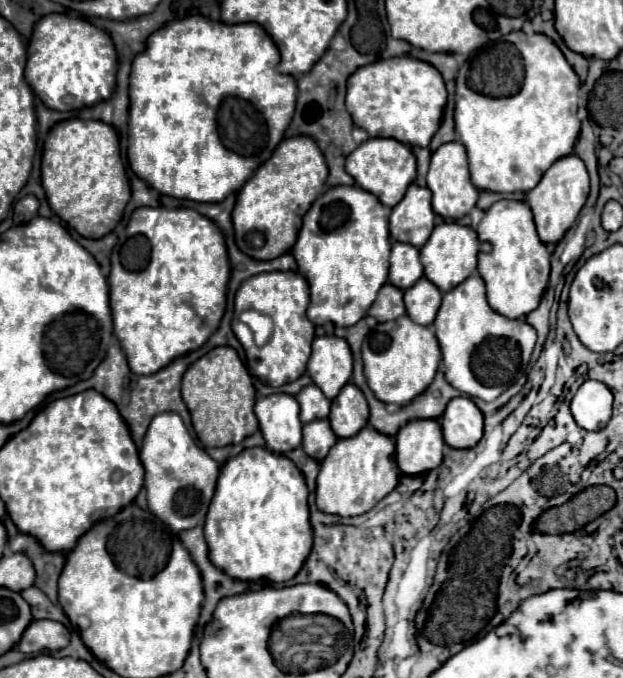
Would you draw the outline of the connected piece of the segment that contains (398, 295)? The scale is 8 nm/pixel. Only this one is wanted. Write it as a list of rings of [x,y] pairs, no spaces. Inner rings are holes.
[[[385,283],[381,291],[377,293],[377,299],[373,301],[369,315],[375,317],[379,323],[397,319],[405,315],[405,305],[403,305],[403,291],[391,283]]]

